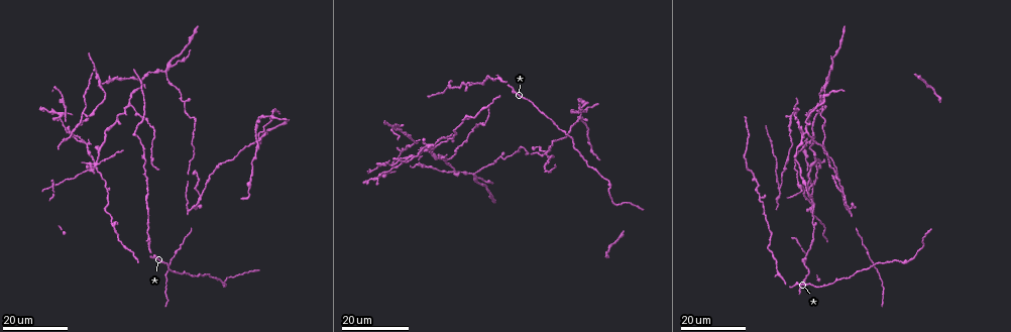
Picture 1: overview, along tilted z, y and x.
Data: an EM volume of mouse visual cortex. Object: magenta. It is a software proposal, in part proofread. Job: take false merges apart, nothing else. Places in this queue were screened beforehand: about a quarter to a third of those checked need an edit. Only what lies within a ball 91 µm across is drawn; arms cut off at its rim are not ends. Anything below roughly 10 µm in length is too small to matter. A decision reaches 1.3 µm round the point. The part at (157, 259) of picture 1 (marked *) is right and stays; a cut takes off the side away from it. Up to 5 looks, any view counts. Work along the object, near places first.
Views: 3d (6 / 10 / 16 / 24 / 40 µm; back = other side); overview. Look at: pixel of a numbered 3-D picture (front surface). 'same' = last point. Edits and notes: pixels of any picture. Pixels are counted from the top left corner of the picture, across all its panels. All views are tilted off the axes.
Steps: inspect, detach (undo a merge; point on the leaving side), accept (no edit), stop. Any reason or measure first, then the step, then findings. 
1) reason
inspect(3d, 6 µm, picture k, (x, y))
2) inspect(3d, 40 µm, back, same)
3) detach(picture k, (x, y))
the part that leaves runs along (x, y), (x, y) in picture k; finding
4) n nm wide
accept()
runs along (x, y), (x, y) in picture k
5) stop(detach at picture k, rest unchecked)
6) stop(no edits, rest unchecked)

thick turns thin
inspect(3d, 16 µm, picture 1, (542, 155))

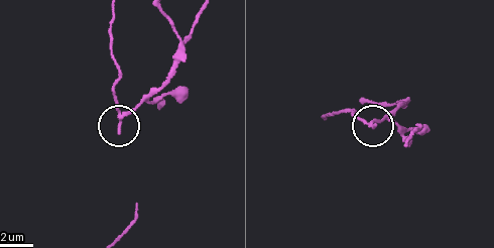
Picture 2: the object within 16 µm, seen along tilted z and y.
closer look
inspect(3d, 10 µm, picture 2, (120, 124))

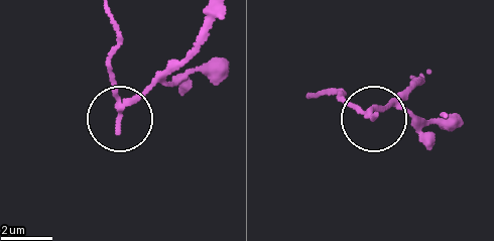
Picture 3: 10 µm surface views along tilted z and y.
detach(picture 3, (152, 81))
the part that leaves runs along (126, 104), (187, 52), (206, 12) in picture 3; a second neuron is stuck on

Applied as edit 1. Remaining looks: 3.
inspect(overview)

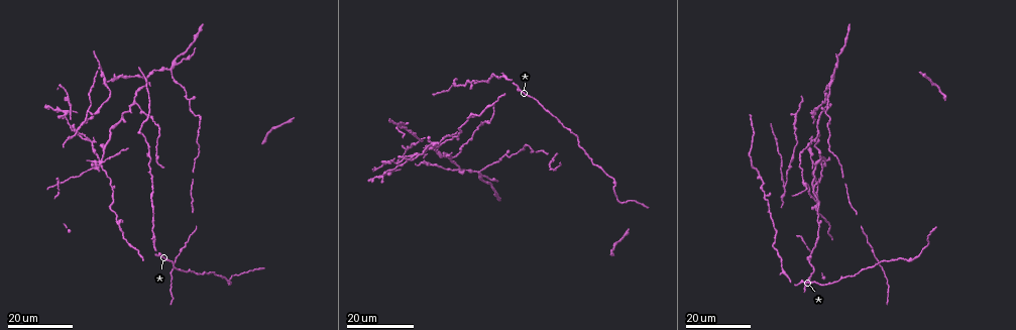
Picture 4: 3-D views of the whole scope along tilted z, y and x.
four or more arms meet
inspect(3d, 24 µm, picture 4, (817, 201))

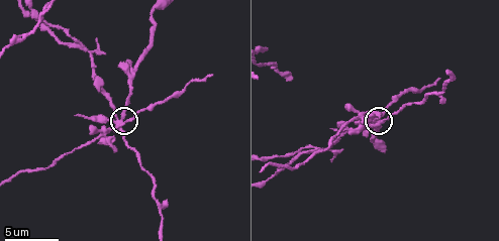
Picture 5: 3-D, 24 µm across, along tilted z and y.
inspect(3d, 6 µm, picture 5, (120, 117))

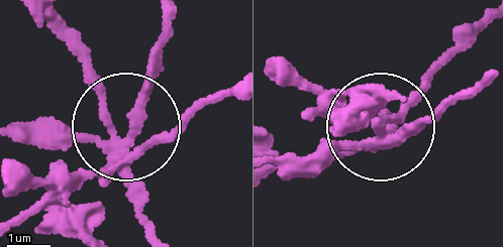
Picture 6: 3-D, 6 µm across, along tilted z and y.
detach(picture 6, (143, 94))
the part that leaves runs along (117, 151), (165, 23) in picture 6; two neurons meet here

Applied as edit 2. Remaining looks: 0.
stop(detach at picture 3, detach at picture 6, rest unchecked)

